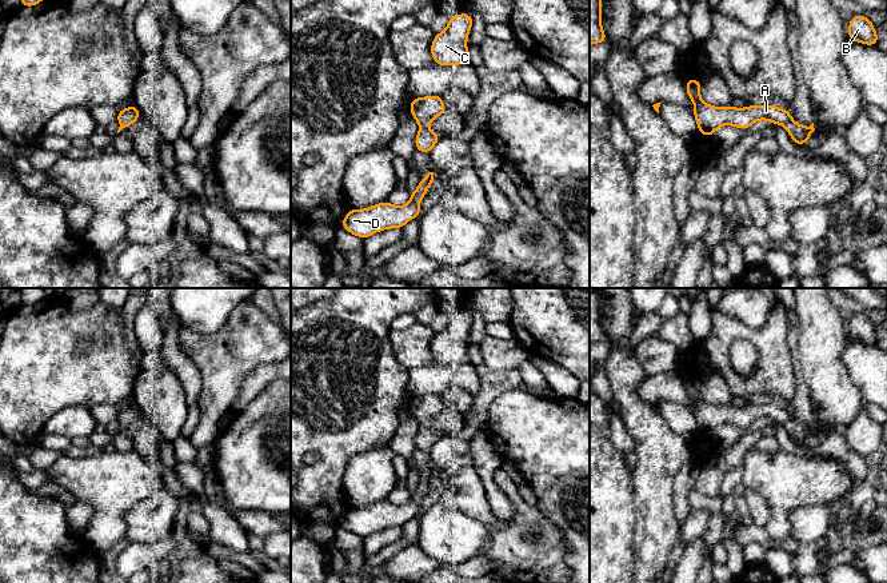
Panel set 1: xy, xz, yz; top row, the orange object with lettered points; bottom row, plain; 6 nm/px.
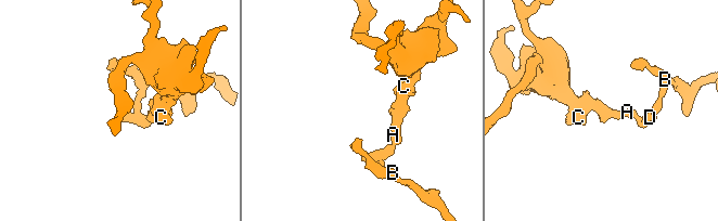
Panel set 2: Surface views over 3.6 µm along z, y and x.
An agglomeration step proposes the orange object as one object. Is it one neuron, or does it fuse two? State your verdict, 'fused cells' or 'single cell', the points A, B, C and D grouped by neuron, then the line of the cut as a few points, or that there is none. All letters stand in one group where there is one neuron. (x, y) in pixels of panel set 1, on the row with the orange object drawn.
single cell | A B C D | no cut

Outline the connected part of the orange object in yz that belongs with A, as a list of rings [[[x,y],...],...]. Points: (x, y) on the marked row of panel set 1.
[[[690,79],[686,83],[686,92],[695,105],[694,117],[698,123],[699,135],[714,136],[715,131],[723,125],[732,125],[739,129],[748,129],[758,120],[767,120],[771,124],[783,125],[790,137],[800,147],[811,137],[815,131],[814,123],[804,127],[796,123],[788,109],[767,105],[748,105],[734,108],[732,105],[714,107],[706,104],[700,97],[702,83],[698,79]]]

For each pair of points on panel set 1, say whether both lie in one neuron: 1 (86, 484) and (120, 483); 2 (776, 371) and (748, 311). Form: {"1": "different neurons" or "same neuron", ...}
{"1": "same neuron", "2": "different neurons"}

